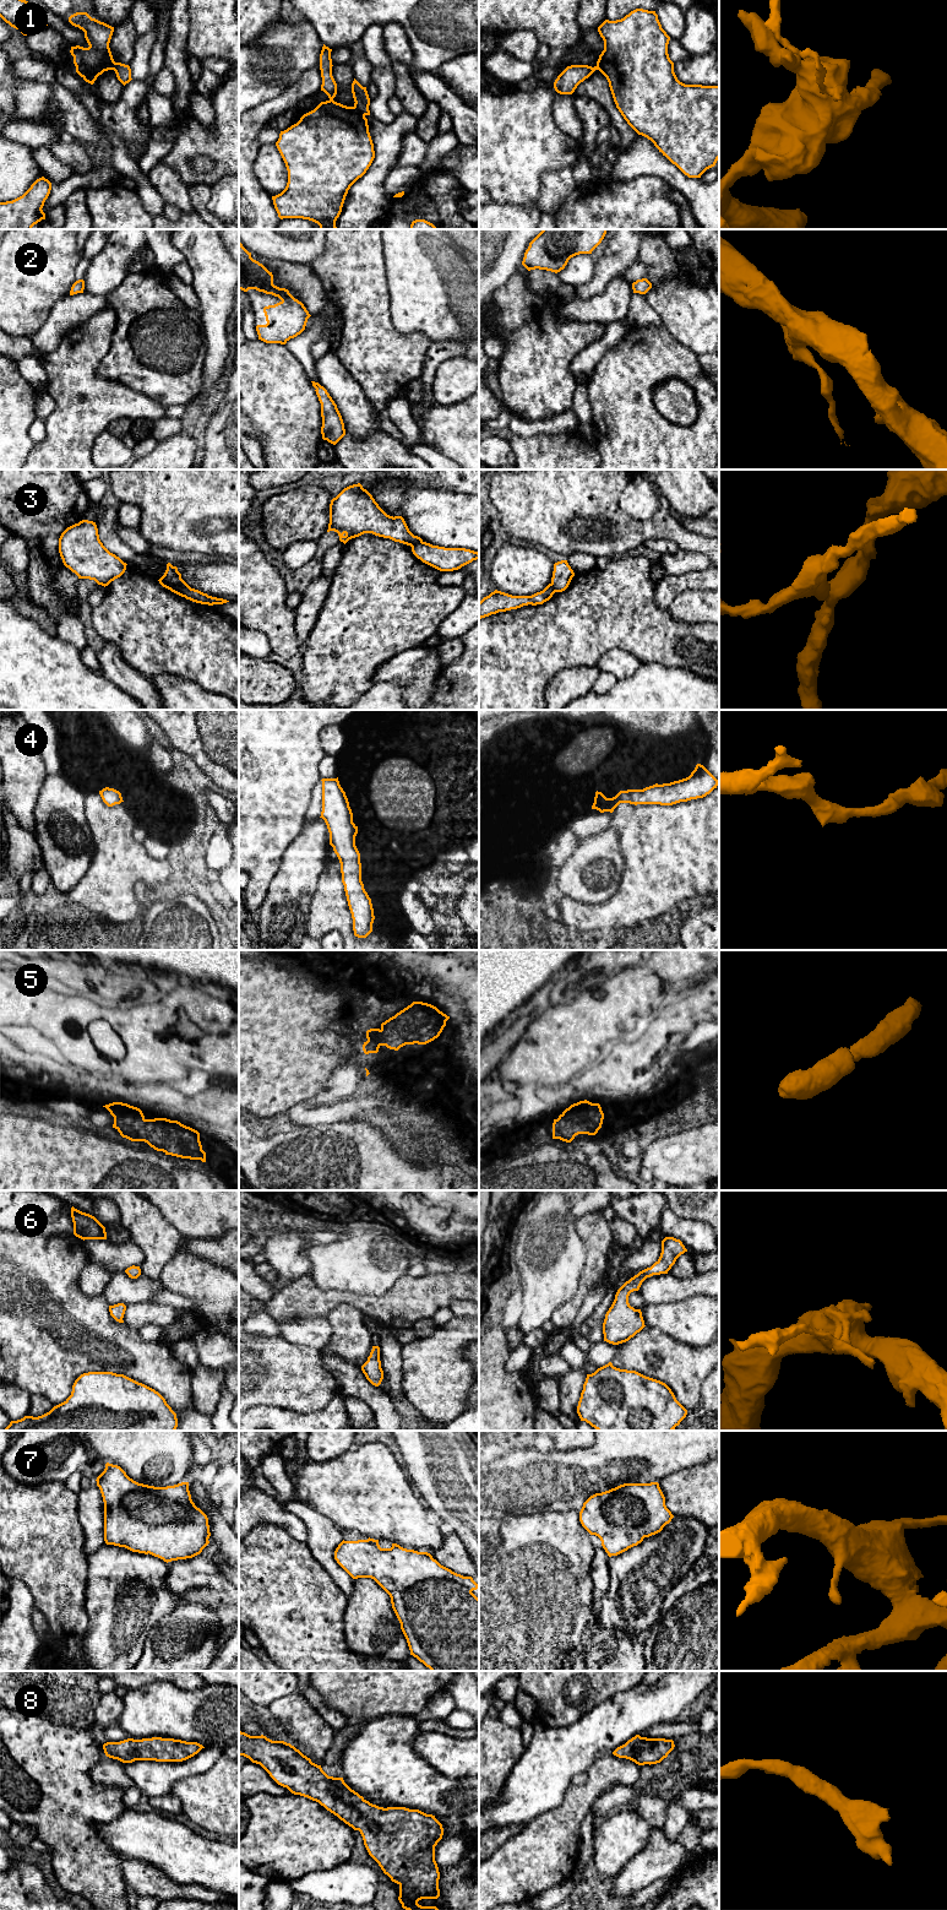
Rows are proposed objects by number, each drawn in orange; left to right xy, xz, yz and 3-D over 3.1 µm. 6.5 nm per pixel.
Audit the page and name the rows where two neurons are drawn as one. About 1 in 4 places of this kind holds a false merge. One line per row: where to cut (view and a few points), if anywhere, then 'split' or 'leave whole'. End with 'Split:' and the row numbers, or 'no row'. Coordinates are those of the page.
1: cut in xz along (353, 107), (364, 117); split
2: no cut; leave whole
3: cut in xy along (162, 576), (175, 585), (185, 596); split
4: no cut; leave whole
5: no cut; leave whole
6: no cut; leave whole
7: no cut; leave whole
8: no cut; leave whole
Split: 1, 3

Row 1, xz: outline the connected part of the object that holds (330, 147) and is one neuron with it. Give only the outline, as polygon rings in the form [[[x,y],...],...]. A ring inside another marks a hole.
[[[333,99],[321,102],[300,120],[281,131],[276,146],[288,170],[285,189],[272,196],[281,219],[303,218],[320,226],[320,229],[337,229],[336,221],[350,186],[361,178],[375,158],[368,119],[354,107]]]

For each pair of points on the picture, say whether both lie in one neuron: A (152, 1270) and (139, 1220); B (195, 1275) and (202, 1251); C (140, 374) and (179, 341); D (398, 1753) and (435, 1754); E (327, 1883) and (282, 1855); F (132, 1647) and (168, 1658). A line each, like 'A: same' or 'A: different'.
A: same
B: different
C: same
D: different
E: different
F: different

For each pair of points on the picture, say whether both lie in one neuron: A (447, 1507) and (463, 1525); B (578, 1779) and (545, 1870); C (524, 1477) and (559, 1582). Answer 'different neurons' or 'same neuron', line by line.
A: same neuron
B: different neurons
C: different neurons

